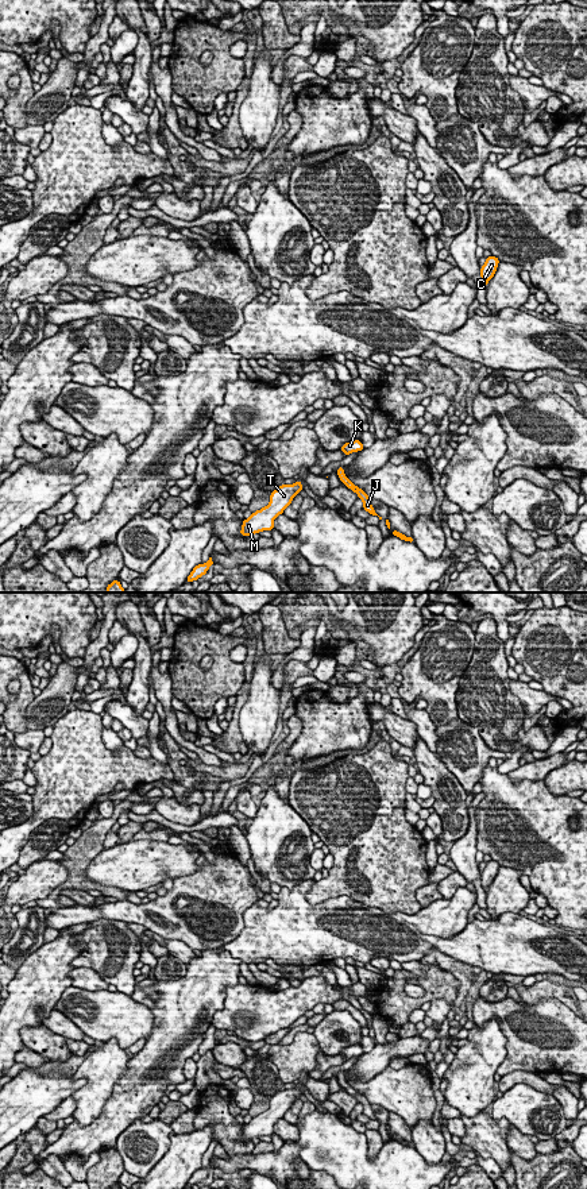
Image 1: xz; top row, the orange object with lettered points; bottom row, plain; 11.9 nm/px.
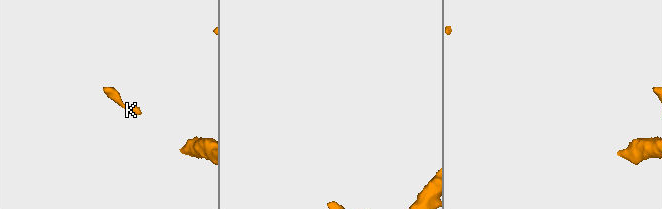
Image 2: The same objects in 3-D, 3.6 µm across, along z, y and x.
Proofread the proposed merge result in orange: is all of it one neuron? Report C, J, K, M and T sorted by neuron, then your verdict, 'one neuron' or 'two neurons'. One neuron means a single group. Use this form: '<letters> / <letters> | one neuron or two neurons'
C J K M T | one neuron

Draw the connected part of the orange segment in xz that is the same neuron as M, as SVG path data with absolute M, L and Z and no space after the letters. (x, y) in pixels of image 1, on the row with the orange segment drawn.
M301 480L293 485L281 485L270 494L267 506L252 513L247 520L243 520L242 536L252 536L263 530L274 529L274 520L283 514L283 510L291 503L293 498L304 490Z

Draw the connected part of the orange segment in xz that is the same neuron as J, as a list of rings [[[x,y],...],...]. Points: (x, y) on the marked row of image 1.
[[[339,467],[337,468],[337,475],[339,479],[341,480],[341,483],[344,483],[348,489],[351,489],[354,493],[358,494],[358,497],[363,501],[363,509],[366,511],[368,511],[371,516],[378,516],[371,505],[371,499],[368,498],[368,495],[359,489],[358,486],[355,486],[345,475],[344,475],[344,467]]]

